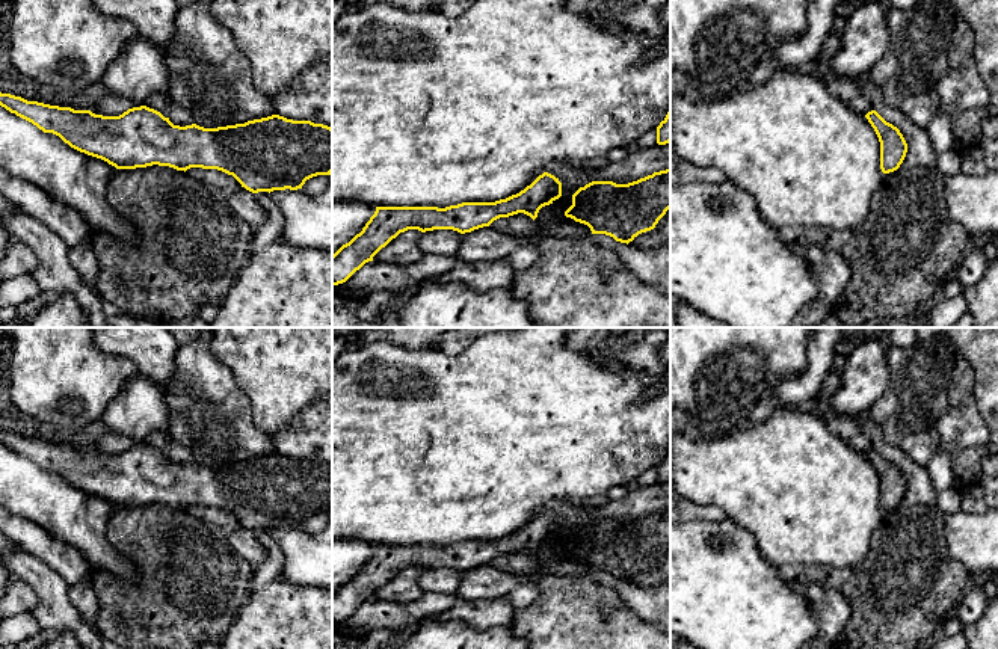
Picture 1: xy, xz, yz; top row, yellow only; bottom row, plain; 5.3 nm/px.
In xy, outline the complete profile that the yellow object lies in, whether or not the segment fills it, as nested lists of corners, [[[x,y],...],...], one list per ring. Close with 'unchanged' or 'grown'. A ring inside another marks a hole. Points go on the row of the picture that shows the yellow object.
[[[2,92],[0,106],[44,133],[59,136],[71,148],[101,158],[116,169],[152,165],[184,172],[190,168],[217,169],[233,175],[242,187],[252,193],[297,190],[313,177],[332,174],[332,128],[311,121],[293,121],[272,115],[217,128],[204,128],[196,124],[180,127],[146,106],[128,109],[119,116],[103,116],[91,110],[27,101]]]; unchanged

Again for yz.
[[[876,110],[865,115],[880,142],[880,169],[883,174],[894,172],[903,163],[907,143],[897,127],[886,122]]]; unchanged

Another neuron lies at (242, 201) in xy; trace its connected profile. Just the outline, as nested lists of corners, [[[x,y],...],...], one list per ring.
[[[190,168],[186,172],[204,184],[216,186],[225,195],[233,211],[254,229],[260,229],[267,222],[267,213],[257,202],[255,193],[246,190],[233,175],[202,168]]]

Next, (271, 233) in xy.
[[[269,192],[255,193],[257,202],[267,213],[267,222],[252,235],[252,254],[281,241],[284,231],[284,216]]]

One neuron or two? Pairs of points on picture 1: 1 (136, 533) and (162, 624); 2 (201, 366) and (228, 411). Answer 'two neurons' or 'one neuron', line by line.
1: one neuron
2: one neuron

